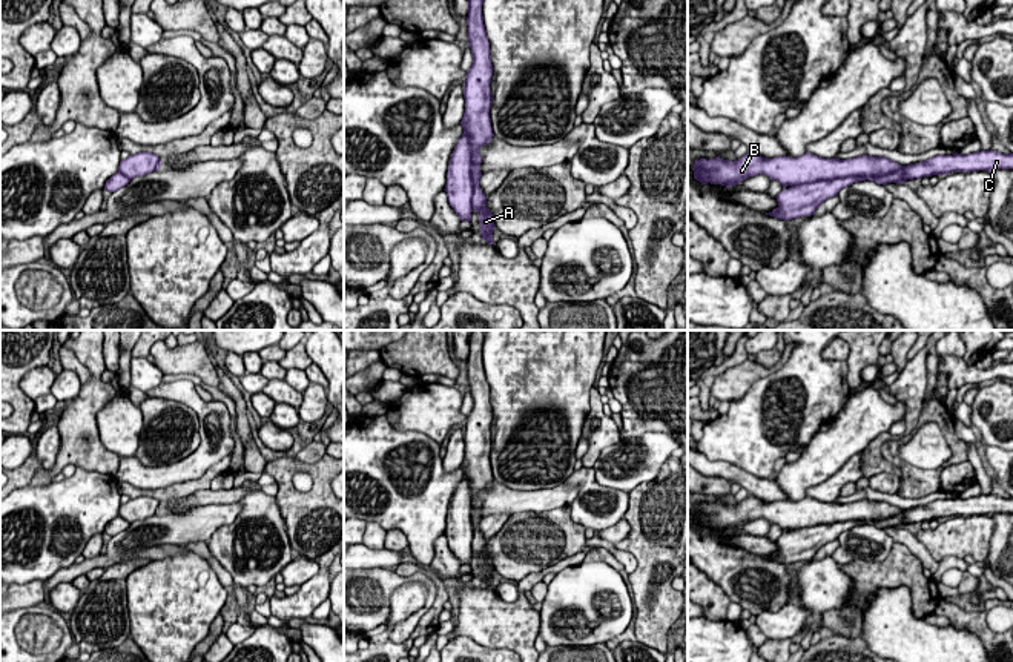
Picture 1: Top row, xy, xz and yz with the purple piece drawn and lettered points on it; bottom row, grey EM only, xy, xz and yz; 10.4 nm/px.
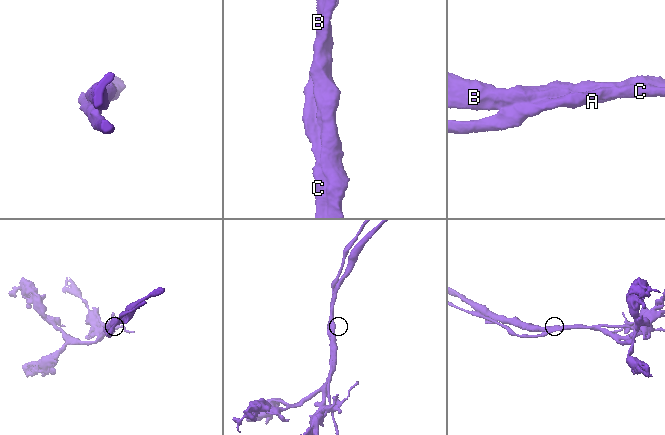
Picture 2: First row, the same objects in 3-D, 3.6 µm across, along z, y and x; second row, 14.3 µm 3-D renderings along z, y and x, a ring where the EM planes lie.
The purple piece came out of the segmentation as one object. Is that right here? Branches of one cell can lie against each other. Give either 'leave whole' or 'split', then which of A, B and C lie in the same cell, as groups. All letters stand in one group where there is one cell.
leave whole; groups A B C

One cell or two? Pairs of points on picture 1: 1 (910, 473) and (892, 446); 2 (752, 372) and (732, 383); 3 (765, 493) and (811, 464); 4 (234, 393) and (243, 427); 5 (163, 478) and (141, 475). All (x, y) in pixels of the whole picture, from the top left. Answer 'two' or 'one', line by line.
1: one
2: one
3: two
4: one
5: one

